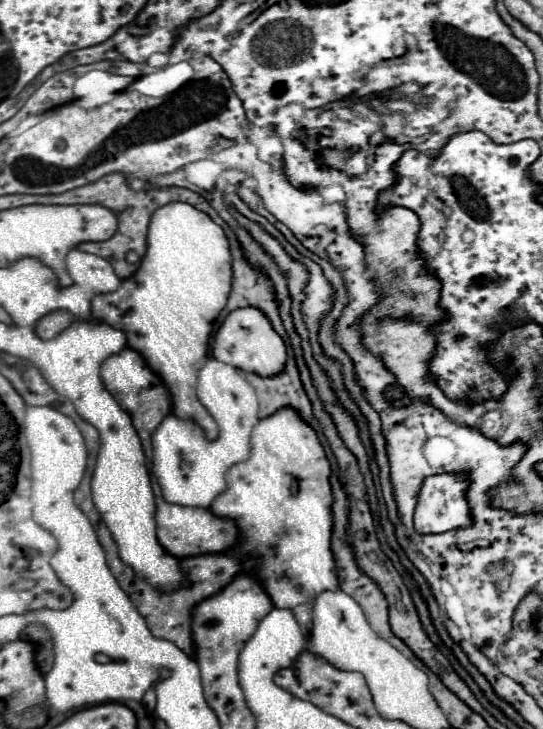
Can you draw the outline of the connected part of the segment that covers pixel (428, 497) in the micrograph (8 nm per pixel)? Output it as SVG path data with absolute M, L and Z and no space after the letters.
M439 473L425 477L415 507L415 529L419 533L445 533L459 527L471 527L473 515L467 501L467 487L469 487L467 473Z

